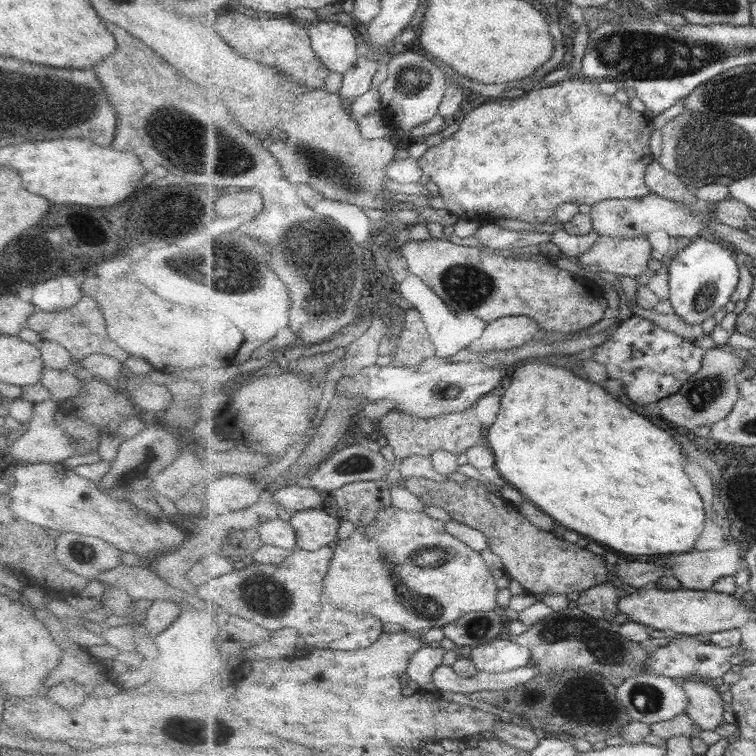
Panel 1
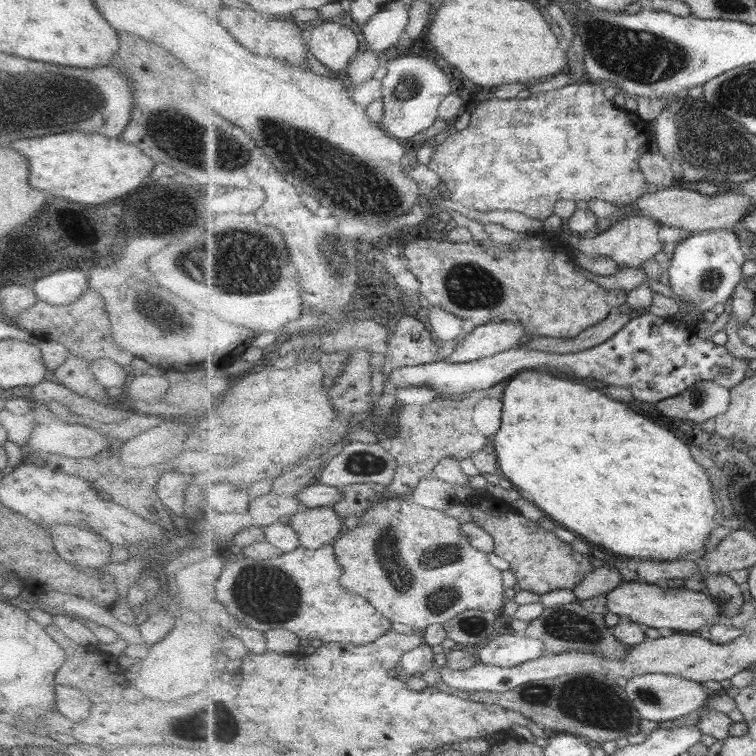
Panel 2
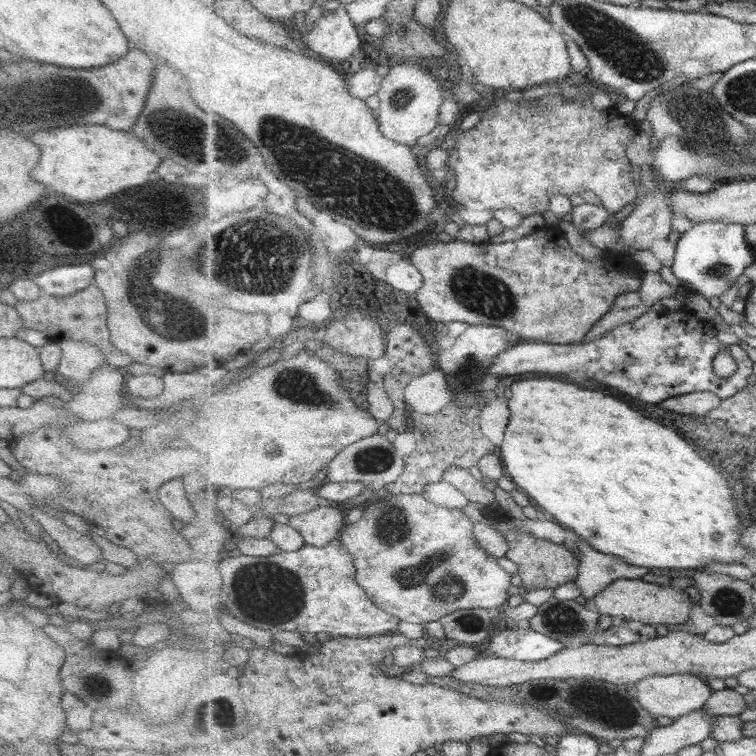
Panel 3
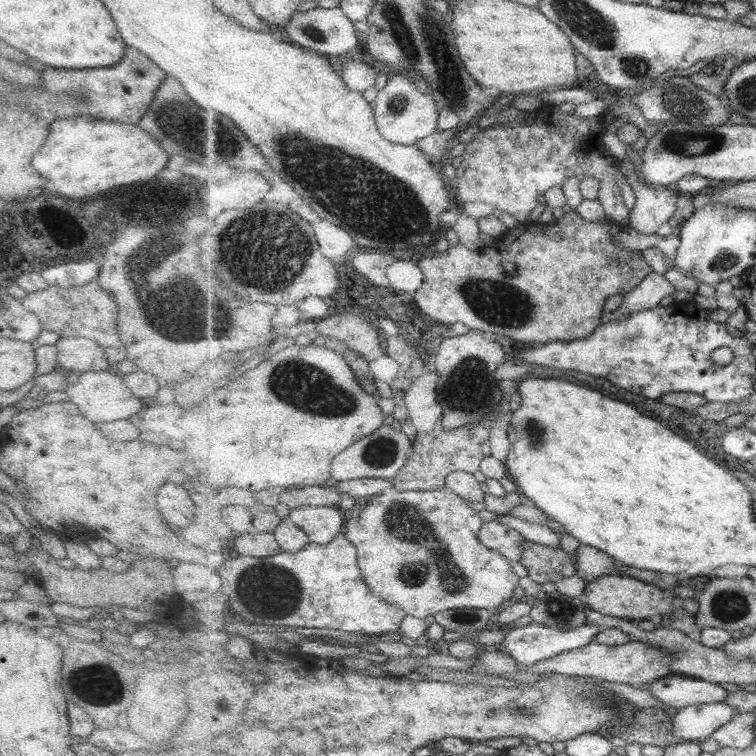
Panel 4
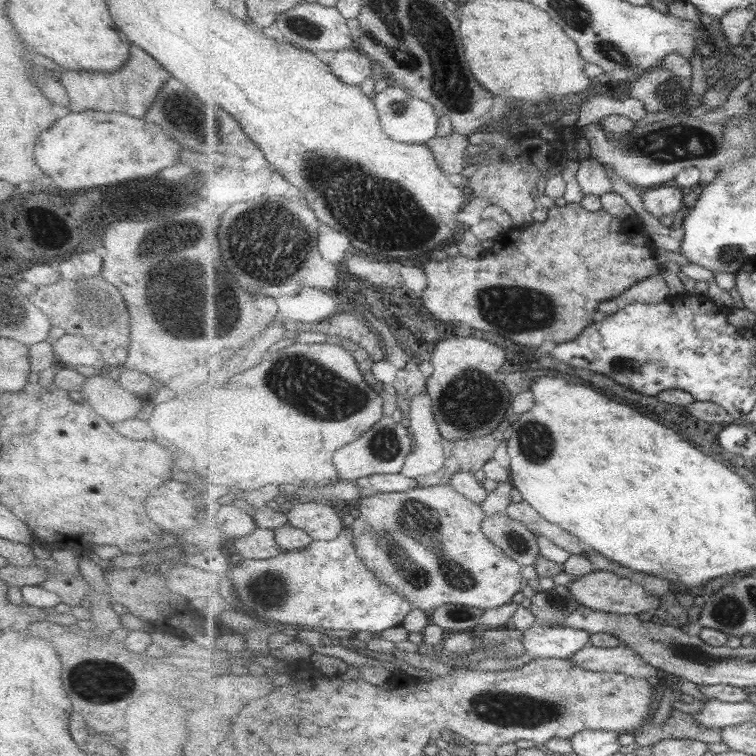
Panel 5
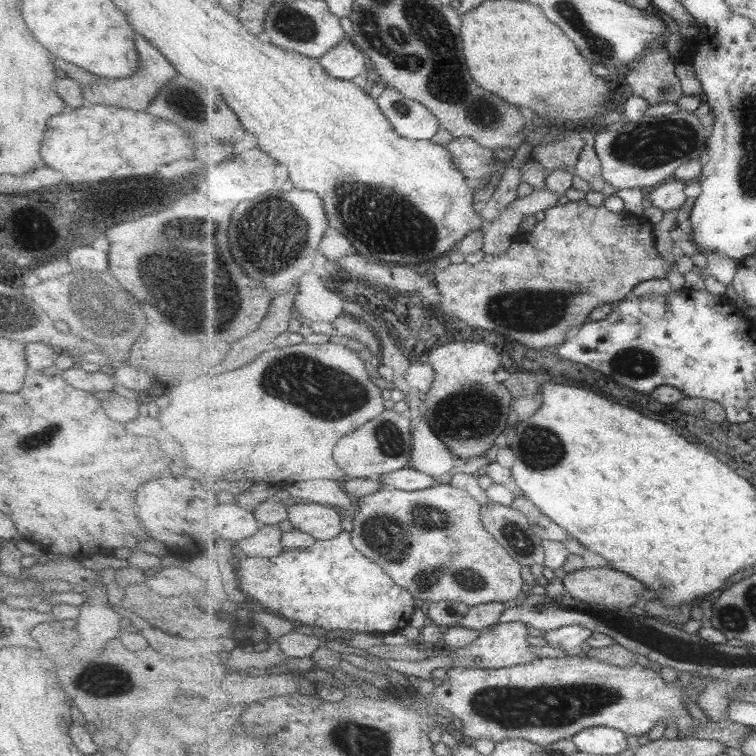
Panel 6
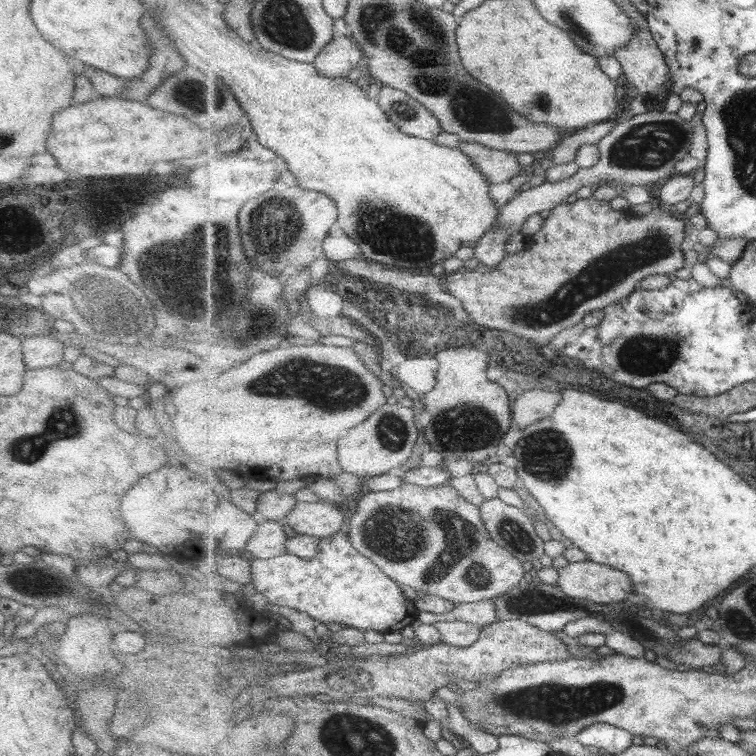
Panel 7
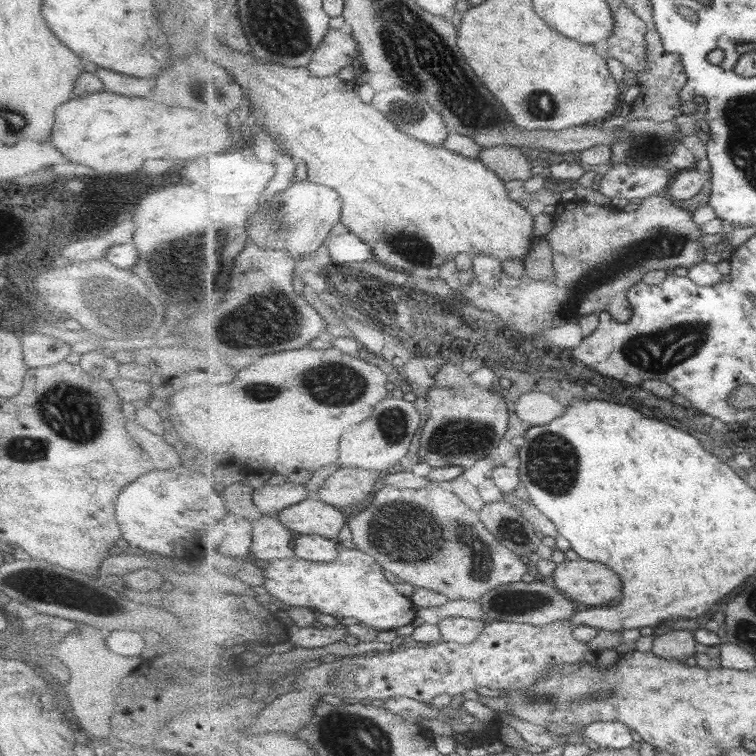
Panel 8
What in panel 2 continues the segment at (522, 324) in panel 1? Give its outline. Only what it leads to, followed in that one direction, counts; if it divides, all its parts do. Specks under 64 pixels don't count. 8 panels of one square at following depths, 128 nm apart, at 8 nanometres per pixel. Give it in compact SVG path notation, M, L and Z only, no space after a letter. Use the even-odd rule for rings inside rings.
M493 322L476 327L471 337L449 357L450 363L481 360L511 350L525 336L525 328L513 322Z

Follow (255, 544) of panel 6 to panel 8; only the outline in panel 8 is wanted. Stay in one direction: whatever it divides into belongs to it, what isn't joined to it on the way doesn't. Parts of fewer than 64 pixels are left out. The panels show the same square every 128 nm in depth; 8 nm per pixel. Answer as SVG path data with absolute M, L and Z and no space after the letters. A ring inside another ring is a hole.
M264 515L253 524L253 554L261 560L271 562L296 558L293 532L277 516Z

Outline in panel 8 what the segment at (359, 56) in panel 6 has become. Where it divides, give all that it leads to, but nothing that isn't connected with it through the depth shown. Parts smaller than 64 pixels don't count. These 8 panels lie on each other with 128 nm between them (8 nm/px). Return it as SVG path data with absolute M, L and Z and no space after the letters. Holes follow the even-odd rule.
M329 29L307 68L313 75L321 78L338 75L343 68L356 64L359 50L353 36L347 36L341 29Z

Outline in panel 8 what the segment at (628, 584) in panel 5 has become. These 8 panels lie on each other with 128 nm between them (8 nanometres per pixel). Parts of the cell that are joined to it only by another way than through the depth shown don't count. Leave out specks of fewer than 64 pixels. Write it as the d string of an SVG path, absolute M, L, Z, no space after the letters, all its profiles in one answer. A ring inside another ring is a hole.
M578 558L576 561L563 561L558 564L558 568L553 574L552 584L559 590L569 596L569 598L589 604L592 609L601 609L605 607L606 602L611 602L615 598L623 598L624 582L622 578L601 562L590 562Z

